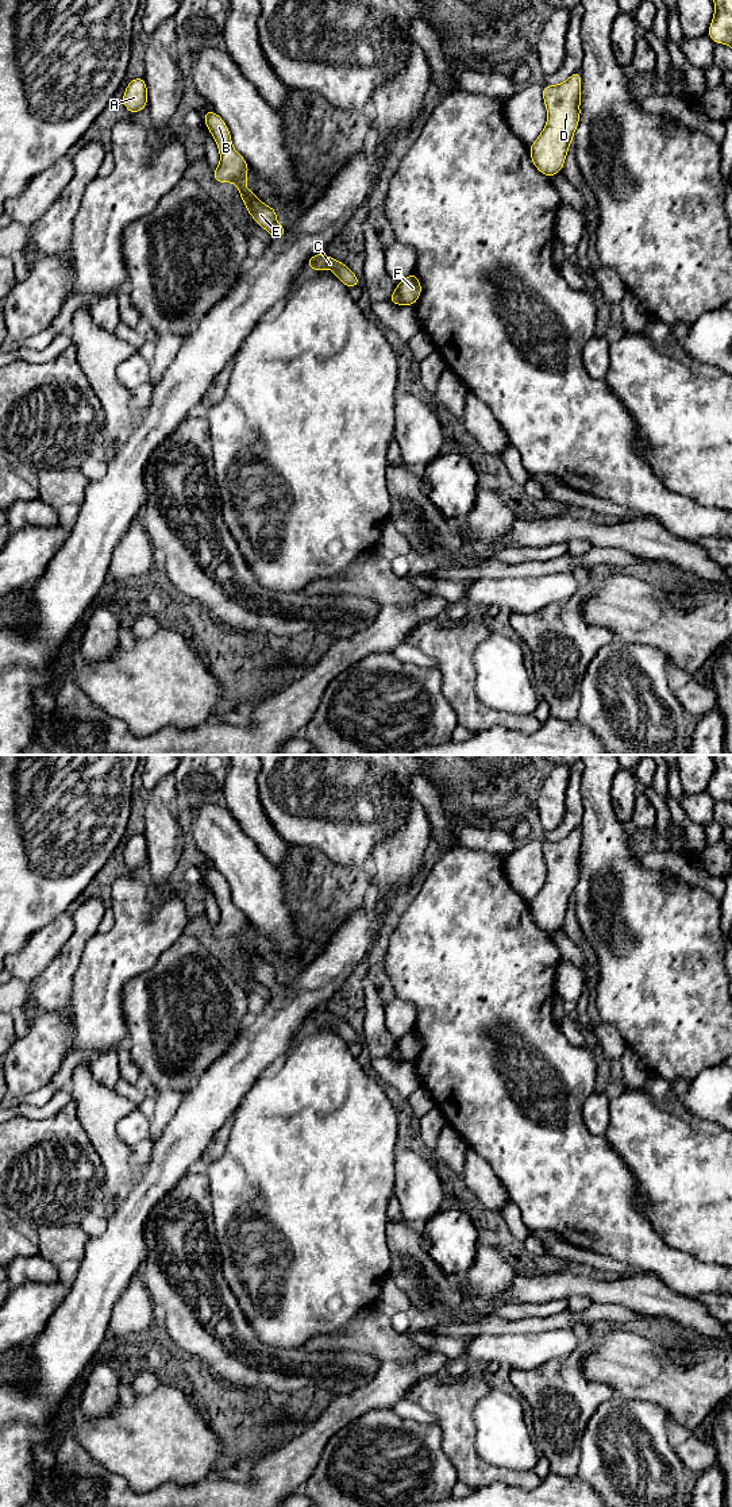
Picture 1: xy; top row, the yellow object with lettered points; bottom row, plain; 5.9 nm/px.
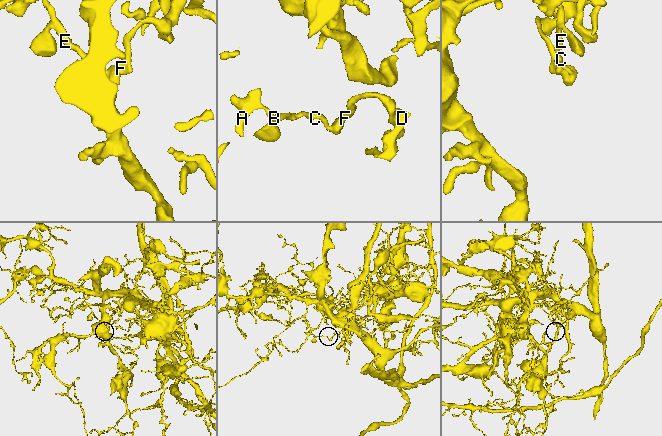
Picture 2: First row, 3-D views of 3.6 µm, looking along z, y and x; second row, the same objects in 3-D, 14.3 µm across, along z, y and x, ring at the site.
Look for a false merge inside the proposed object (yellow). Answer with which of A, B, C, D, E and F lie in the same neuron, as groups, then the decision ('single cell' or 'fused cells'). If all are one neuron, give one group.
A B C E / D F; fused cells

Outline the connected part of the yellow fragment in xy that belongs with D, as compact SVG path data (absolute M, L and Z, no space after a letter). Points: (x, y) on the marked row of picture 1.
M581 70L559 85L546 85L542 96L547 108L547 123L529 146L535 167L551 178L563 170L563 163L581 117Z

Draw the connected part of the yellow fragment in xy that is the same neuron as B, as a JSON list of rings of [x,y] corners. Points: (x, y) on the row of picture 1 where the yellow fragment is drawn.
[[[212,109],[205,112],[203,120],[212,134],[220,153],[220,163],[213,169],[213,181],[235,184],[239,189],[240,199],[244,201],[246,211],[254,217],[254,221],[266,230],[273,239],[285,235],[288,227],[277,224],[277,209],[267,207],[246,188],[250,166],[234,149],[231,134],[224,120]]]

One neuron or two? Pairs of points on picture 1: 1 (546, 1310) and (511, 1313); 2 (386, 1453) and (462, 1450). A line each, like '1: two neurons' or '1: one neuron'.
1: one neuron
2: two neurons

